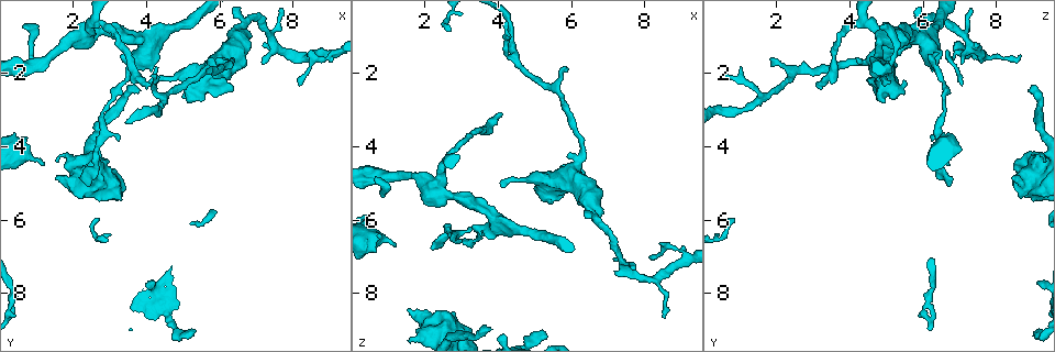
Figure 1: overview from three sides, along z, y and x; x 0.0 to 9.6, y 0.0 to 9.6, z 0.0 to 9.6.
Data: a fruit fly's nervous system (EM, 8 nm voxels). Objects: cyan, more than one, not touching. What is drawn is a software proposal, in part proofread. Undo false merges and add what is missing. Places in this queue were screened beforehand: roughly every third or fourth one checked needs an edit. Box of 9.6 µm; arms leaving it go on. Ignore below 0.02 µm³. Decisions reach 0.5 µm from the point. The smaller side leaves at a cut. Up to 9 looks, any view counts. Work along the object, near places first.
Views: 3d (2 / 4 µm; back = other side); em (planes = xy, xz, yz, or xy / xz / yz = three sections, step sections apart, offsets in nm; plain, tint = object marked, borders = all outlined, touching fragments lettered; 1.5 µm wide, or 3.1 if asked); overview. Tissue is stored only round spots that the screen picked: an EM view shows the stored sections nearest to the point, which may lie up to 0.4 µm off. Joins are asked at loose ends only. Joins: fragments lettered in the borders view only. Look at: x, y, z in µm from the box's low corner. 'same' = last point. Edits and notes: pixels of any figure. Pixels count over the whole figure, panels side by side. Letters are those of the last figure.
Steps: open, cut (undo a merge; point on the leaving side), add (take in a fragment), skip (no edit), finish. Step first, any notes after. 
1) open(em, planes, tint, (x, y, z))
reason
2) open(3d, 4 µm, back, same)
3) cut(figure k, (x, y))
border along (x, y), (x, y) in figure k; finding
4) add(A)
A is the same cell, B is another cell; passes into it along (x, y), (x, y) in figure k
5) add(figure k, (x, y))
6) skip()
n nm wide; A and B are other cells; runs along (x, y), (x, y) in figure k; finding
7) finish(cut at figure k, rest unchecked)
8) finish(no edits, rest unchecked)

open(em, yz, step 4, borders, (0.70, 0.75, 4.90))
free end

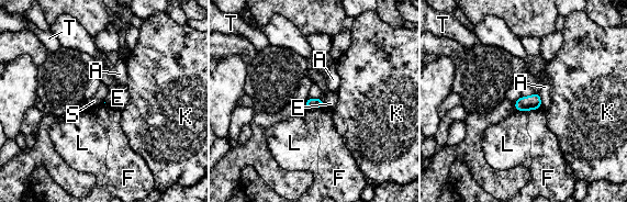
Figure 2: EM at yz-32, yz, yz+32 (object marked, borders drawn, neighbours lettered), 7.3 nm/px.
open(em, xy, step 4, borders, same)

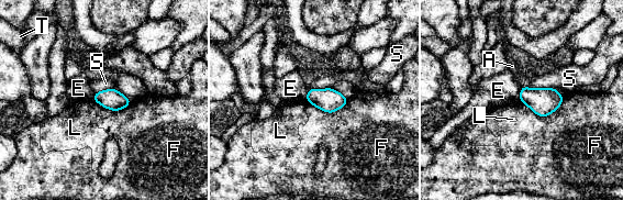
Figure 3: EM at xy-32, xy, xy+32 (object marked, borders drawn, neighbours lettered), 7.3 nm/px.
skip()
150 nm wide; A, E, F, L, S and T are other cells; border along (92, 98), (103, 107) in figure 3; none of them fits

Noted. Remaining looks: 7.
open(3d, 4 µm, (3.80, 2.40, 8.90))
end of a long branch

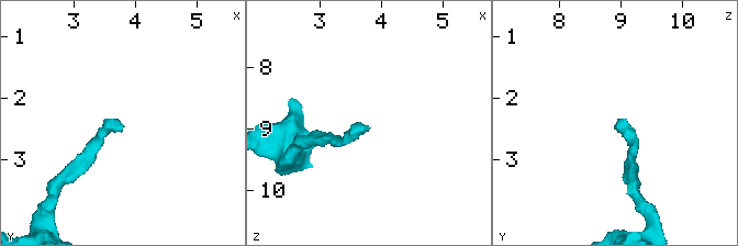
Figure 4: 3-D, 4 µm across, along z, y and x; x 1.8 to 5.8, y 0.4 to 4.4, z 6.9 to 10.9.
open(em, yz, step 8, borders, (3.80, 2.45, 9.00))

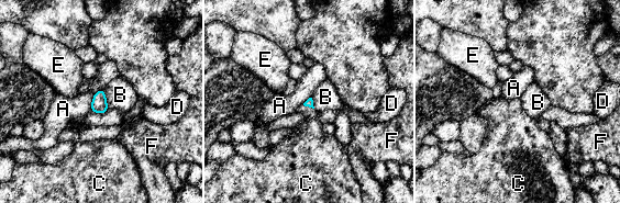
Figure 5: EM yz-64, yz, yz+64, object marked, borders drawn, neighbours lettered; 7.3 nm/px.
add(C)
A touches over 190 nm; C is the same cell, A, B, D, E and F are other cells; passes into it along (309, 102), (308, 105), (310, 139) in figure 5; it goes on there

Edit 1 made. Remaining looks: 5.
open(overview)
see it whole again

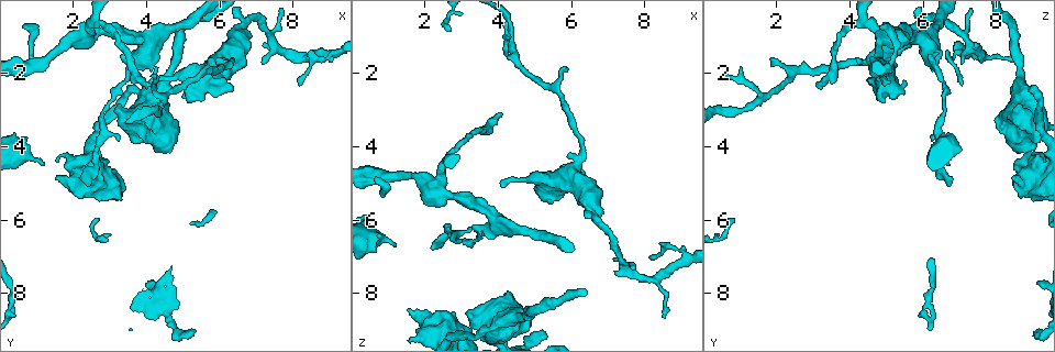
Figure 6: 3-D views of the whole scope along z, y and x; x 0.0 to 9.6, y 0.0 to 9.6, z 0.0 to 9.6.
open(3d, 4 µm, (6.30, 2.45, 4.60))
an open end

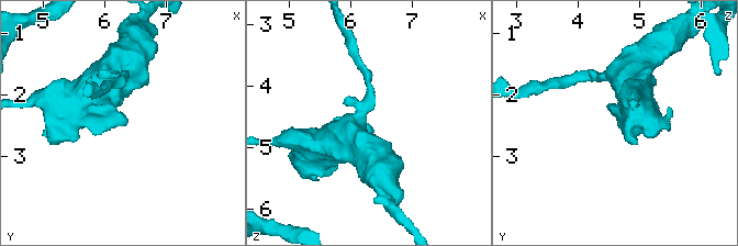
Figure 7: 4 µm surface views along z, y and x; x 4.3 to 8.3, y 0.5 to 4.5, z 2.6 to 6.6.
open(em, xz, step 8, borders, (6.35, 2.40, 4.60))
need the tissue

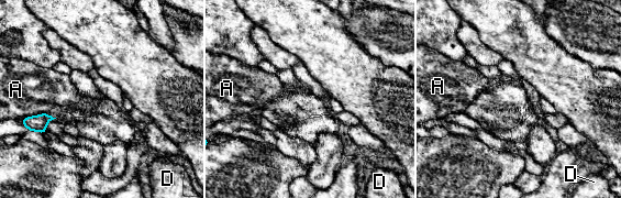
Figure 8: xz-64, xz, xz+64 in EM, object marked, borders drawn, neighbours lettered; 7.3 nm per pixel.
open(em, planes, borders, same)
another direction

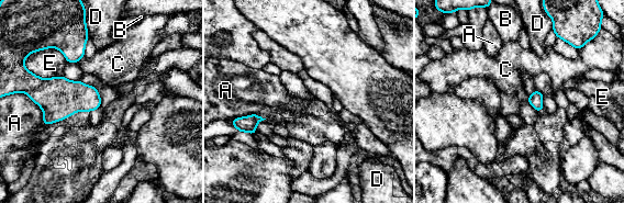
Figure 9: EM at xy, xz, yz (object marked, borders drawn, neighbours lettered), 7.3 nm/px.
skip()
A, B, C, D and E are other cells; border along (84, 56), (78, 61) in figure 9; no lettered fragment goes on from it

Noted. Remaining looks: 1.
finish(add at figure 5, rest unchecked)

